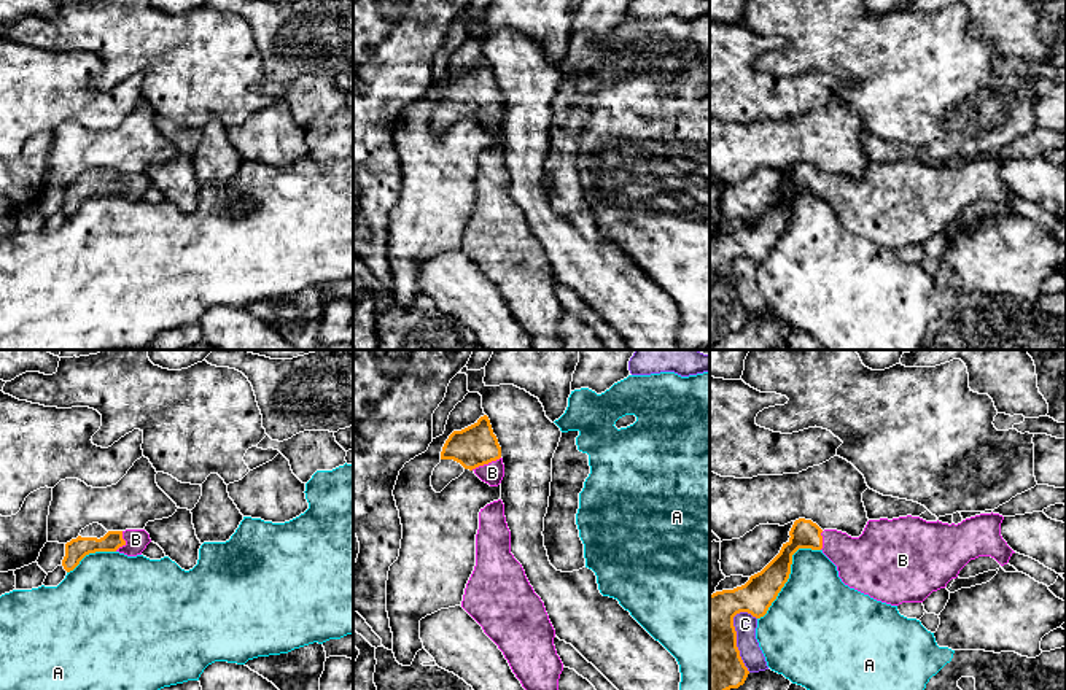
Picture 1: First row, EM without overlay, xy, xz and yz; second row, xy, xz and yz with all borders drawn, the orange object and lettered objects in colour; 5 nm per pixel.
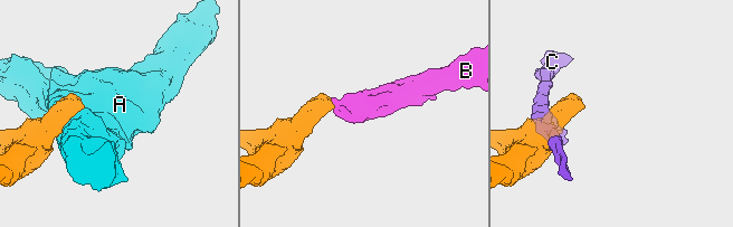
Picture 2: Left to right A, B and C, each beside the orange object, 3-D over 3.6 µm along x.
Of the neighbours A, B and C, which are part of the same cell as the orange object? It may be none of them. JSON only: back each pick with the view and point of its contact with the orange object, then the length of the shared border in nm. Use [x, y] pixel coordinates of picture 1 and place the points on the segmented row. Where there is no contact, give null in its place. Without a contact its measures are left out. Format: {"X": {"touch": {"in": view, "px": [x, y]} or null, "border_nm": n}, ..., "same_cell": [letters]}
{"B": {"touch": {"in": "xz", "px": [486, 463]}, "border_nm": 170}, "same_cell": ["B"]}

